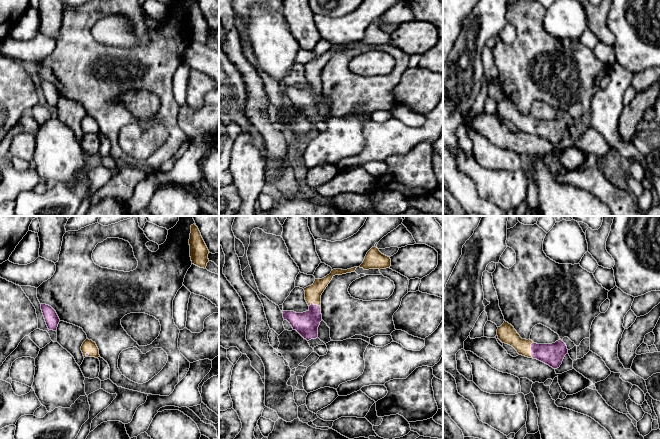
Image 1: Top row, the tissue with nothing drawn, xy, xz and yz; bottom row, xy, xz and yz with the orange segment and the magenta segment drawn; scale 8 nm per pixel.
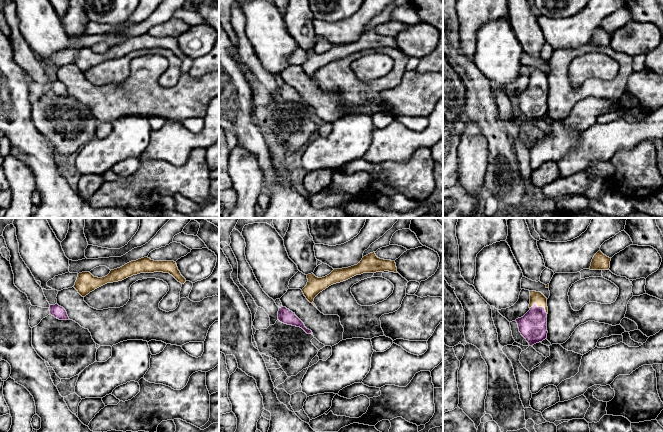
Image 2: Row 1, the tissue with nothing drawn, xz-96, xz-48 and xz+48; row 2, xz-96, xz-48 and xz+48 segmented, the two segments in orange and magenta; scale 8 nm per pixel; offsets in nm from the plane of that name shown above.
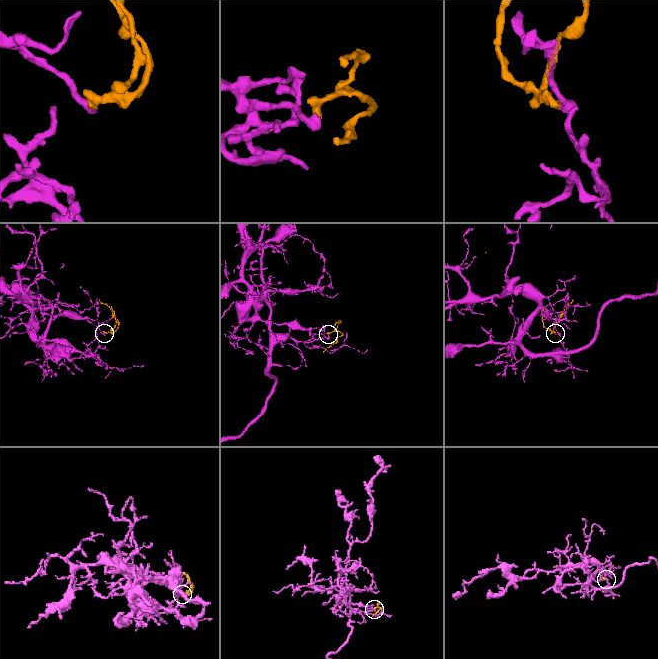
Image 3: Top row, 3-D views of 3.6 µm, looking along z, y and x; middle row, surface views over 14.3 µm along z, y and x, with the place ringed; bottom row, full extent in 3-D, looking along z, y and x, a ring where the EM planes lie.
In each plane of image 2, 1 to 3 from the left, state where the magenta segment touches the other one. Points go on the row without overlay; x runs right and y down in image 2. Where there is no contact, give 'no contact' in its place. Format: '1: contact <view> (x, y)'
1: no contact
2: no contact
3: contact xz+48 (540, 82)

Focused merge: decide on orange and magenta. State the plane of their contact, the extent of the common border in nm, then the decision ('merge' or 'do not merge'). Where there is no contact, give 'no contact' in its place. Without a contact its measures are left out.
yz | 130 nm | merge

